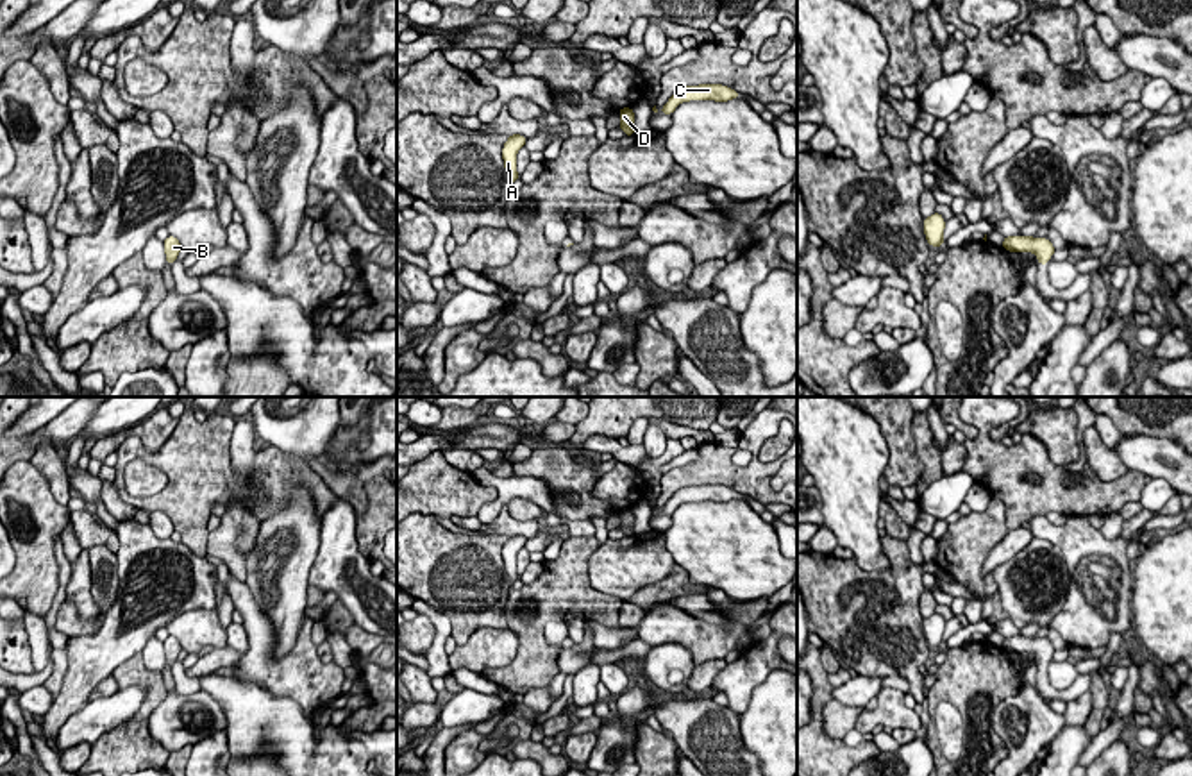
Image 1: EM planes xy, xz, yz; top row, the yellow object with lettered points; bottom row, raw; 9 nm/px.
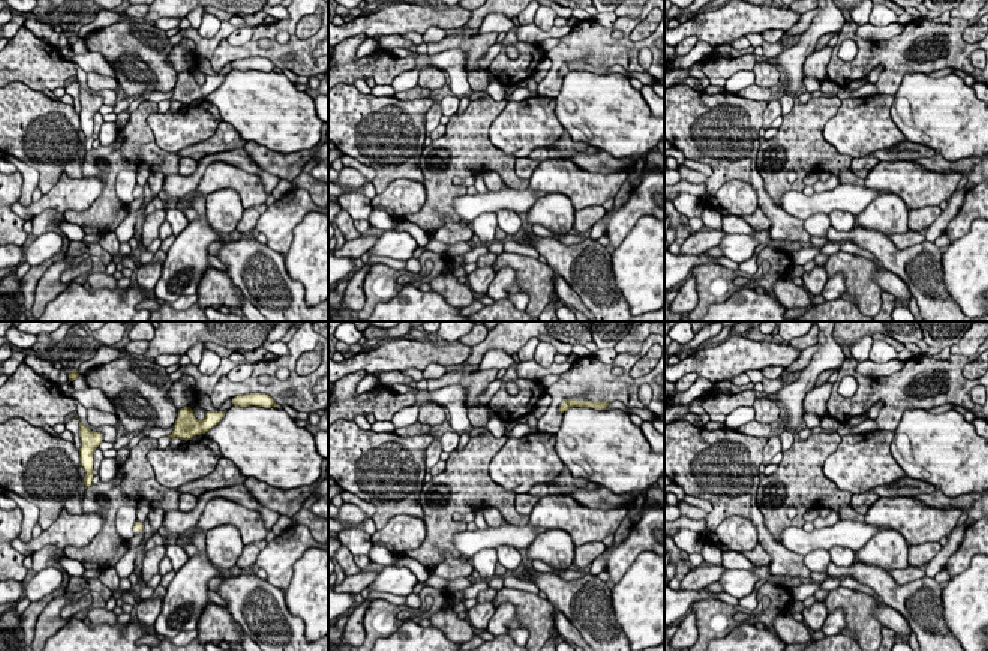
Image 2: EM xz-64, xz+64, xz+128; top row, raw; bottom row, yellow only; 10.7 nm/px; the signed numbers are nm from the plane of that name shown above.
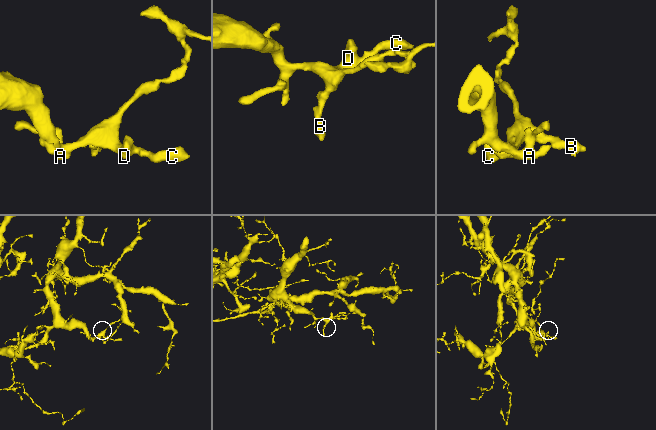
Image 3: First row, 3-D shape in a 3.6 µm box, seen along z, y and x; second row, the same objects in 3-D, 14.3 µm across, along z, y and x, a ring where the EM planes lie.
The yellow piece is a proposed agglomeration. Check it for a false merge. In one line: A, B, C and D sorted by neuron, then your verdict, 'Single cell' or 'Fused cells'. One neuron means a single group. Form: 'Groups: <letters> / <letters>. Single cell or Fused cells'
Groups: A B C D. Single cell

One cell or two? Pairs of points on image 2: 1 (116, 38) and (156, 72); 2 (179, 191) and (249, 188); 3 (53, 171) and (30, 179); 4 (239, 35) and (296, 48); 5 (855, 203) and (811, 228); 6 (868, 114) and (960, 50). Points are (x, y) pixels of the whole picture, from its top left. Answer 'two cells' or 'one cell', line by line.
1: one cell
2: two cells
3: two cells
4: two cells
5: two cells
6: two cells

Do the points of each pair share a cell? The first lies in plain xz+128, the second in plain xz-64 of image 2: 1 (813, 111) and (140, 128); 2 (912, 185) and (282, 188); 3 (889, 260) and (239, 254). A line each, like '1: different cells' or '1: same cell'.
1: same cell
2: different cells
3: same cell

